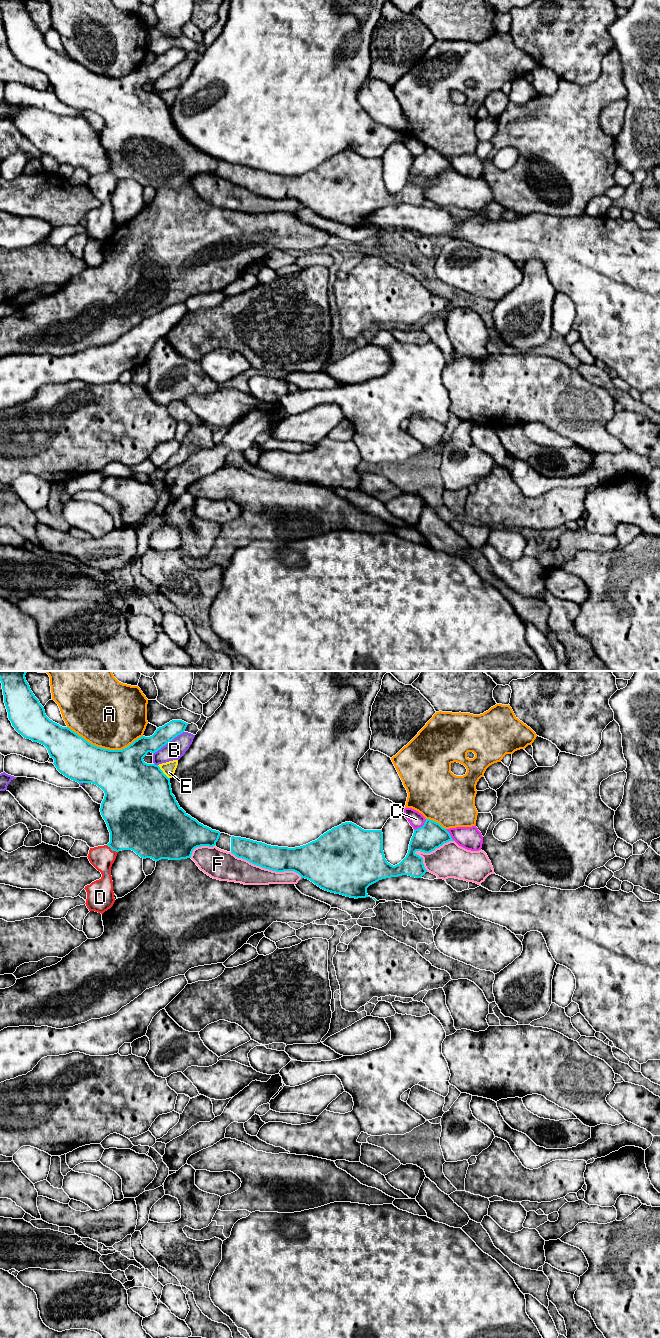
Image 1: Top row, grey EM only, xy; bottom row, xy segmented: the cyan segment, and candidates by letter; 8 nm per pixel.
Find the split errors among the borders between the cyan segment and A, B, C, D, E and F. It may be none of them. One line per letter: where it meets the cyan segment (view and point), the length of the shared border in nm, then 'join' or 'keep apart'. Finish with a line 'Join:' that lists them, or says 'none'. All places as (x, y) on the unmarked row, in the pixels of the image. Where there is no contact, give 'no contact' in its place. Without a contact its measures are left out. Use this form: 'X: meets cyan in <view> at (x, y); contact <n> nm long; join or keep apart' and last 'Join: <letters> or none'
A: meets cyan in xy at (105, 77); contact 600 nm long; keep apart
B: meets cyan in xy at (168, 70); contact 320 nm long; keep apart
C: meets cyan in xy at (422, 154); contact 140 nm long; keep apart
D: meets cyan in xy at (112, 178); contact 110 nm long; join
E: meets cyan in xy at (162, 100); contact 150 nm long; keep apart
F: meets cyan in xy at (266, 196); contact 600 nm long; keep apart
Join: D

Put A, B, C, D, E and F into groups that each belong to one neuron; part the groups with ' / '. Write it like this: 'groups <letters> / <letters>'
groups A / B / C / D / E / F

